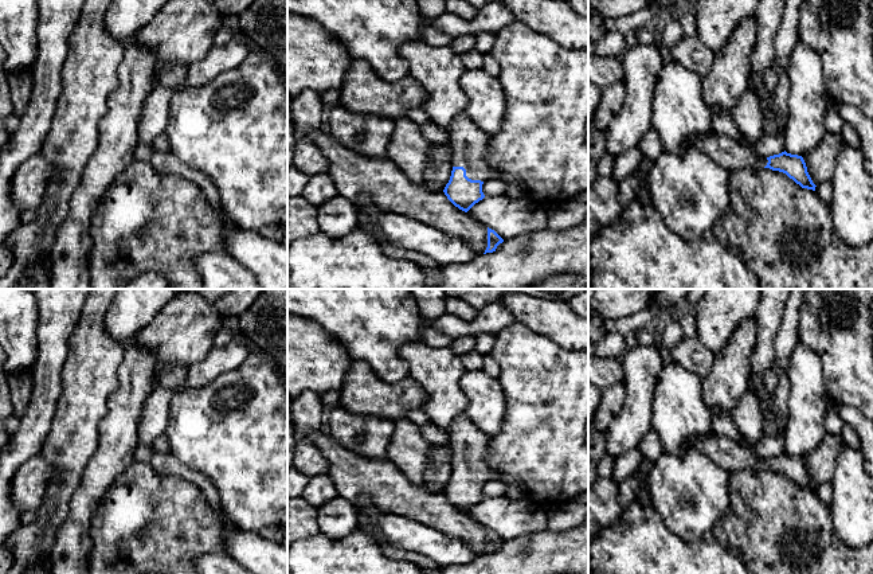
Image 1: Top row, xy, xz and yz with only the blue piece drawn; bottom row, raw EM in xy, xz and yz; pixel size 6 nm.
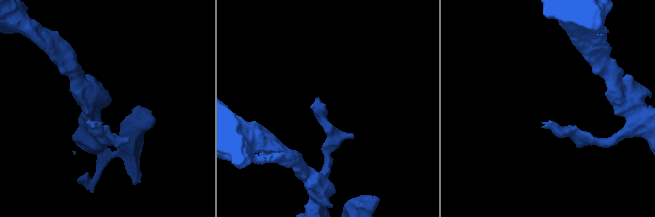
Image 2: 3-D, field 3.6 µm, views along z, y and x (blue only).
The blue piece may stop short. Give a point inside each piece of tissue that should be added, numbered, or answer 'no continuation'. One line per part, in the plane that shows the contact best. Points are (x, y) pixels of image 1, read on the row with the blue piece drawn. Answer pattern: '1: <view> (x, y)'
1: xz (469, 144)

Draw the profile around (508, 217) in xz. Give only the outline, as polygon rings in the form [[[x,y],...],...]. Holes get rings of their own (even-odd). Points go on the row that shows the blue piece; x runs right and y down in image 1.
[[[485,196],[467,214],[504,241],[529,231],[548,230],[548,211],[531,198]]]

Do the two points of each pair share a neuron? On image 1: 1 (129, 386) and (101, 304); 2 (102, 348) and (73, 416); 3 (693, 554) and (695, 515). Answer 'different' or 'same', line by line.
1: different
2: same
3: different

